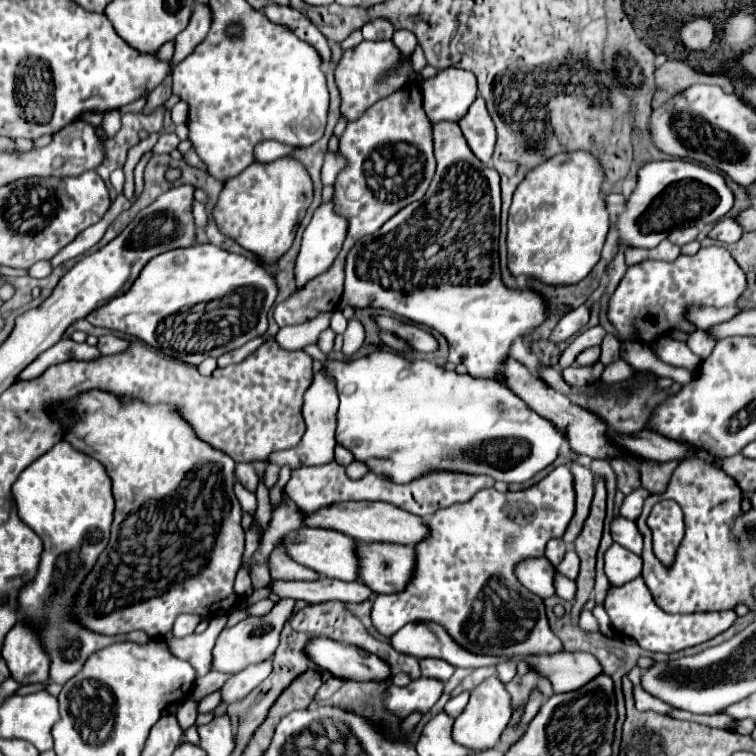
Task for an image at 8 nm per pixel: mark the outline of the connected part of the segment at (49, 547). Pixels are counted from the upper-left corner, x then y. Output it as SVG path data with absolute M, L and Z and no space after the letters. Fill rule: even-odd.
M60 440L44 456L22 470L20 480L14 482L12 494L16 498L18 516L44 542L36 576L18 590L18 620L36 632L44 652L50 658L52 682L68 682L72 676L76 676L76 672L80 672L90 654L108 644L124 640L148 642L148 636L142 630L122 636L96 634L82 626L72 614L80 584L92 572L98 556L106 550L110 540L114 496L111 479L104 466Z

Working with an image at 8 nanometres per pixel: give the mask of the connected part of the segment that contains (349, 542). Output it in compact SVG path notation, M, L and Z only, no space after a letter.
M302 526L302 528L286 534L282 542L284 542L288 554L296 562L320 572L322 576L338 578L338 580L346 580L346 582L352 582L358 578L358 554L356 554L358 542L348 534L336 532L336 530L326 530L326 528Z

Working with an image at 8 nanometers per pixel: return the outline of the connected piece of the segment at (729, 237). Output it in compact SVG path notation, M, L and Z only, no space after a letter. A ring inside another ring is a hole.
M722 218L710 232L710 238L716 238L720 242L738 242L742 238L744 230L736 222L736 218Z

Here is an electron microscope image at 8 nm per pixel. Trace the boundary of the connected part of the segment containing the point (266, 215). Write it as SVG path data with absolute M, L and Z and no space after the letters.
M292 156L270 164L254 164L224 184L212 218L222 234L228 234L242 248L258 254L266 264L274 264L290 246L306 208L312 204L314 186L304 164Z

